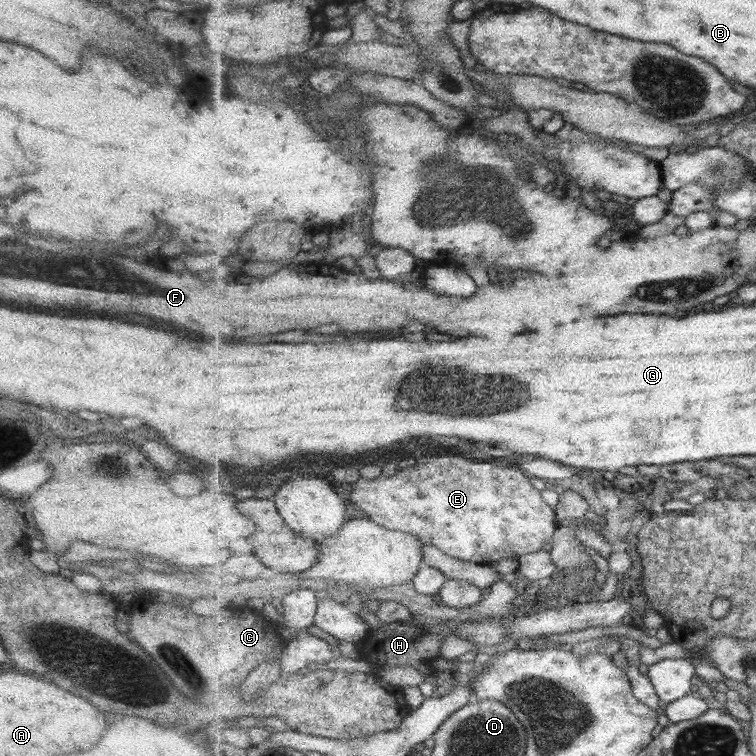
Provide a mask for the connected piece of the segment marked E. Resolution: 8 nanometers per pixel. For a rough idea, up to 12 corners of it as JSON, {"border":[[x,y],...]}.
{"border":[[423,458],[359,480],[382,527],[466,562],[543,550],[559,527],[499,460]]}

